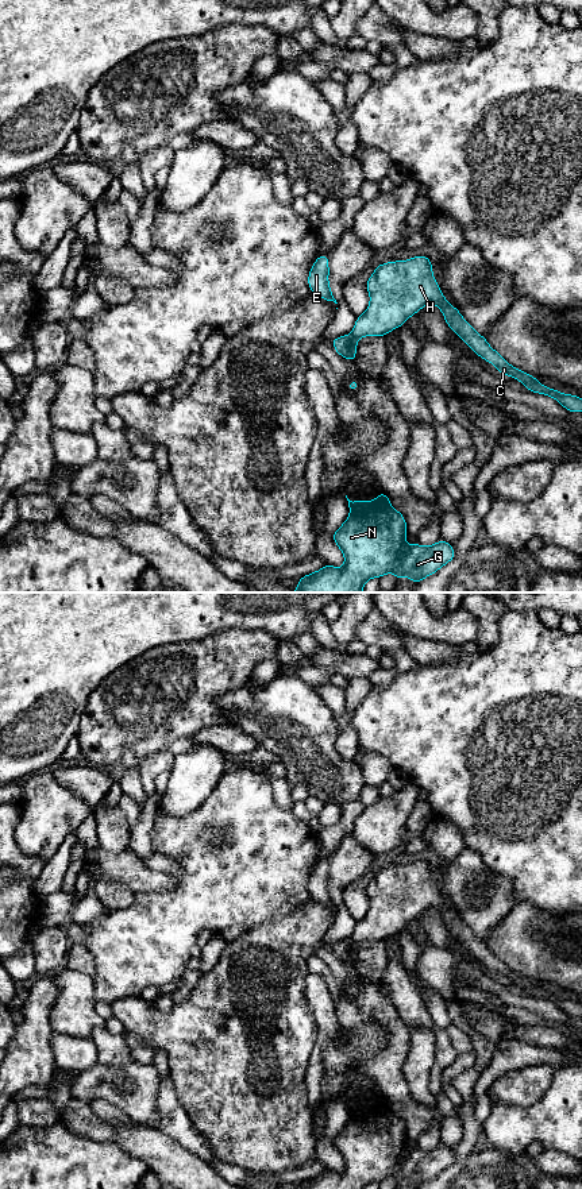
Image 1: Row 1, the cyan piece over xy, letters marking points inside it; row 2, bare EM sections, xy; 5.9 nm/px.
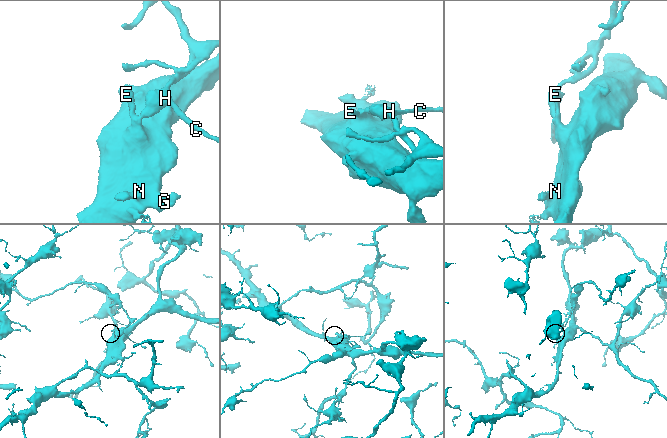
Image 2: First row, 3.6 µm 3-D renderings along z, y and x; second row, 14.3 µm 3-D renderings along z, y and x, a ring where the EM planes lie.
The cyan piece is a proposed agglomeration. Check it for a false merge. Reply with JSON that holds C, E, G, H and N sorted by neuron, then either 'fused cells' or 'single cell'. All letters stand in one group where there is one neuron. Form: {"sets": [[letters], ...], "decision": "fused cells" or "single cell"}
{"sets": [["C", "H"], ["E", "G", "N"]], "decision": "fused cells"}

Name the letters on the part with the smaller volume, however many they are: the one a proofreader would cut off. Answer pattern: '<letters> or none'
C, H

